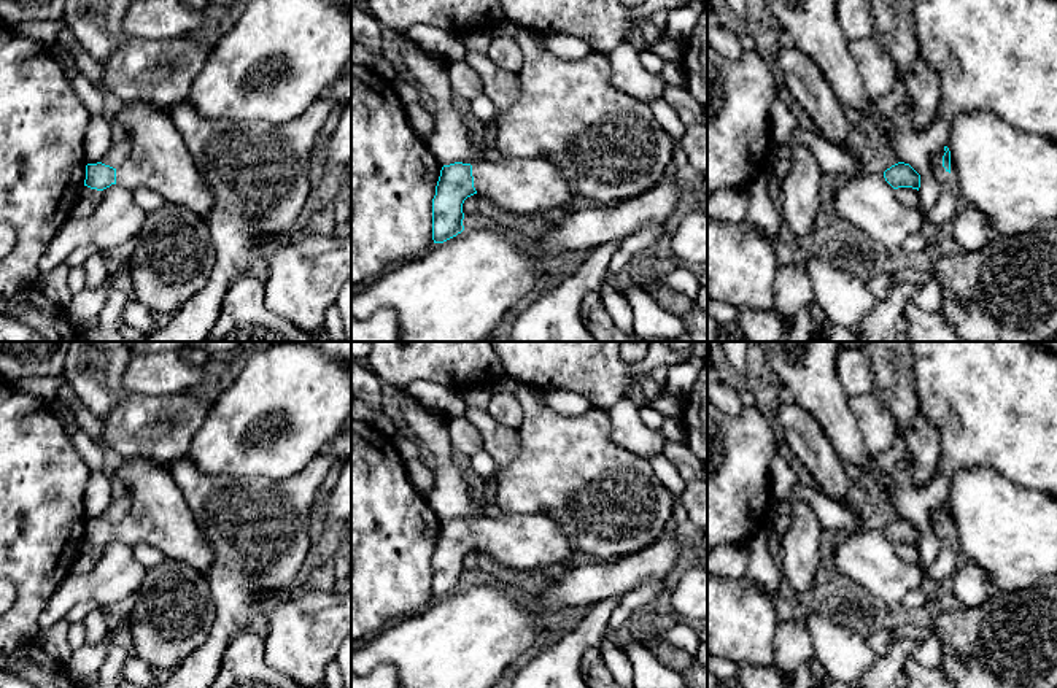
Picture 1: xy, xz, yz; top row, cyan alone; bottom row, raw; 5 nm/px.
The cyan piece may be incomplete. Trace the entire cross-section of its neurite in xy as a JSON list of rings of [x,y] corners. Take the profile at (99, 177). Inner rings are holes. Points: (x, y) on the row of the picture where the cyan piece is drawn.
[[[129,102],[111,122],[119,137],[130,137],[130,154],[118,168],[102,162],[87,164],[84,186],[97,191],[116,183],[129,191],[148,187],[165,202],[205,219],[215,205],[215,195],[170,114],[154,103]]]

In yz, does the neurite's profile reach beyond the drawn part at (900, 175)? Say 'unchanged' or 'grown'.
unchanged

